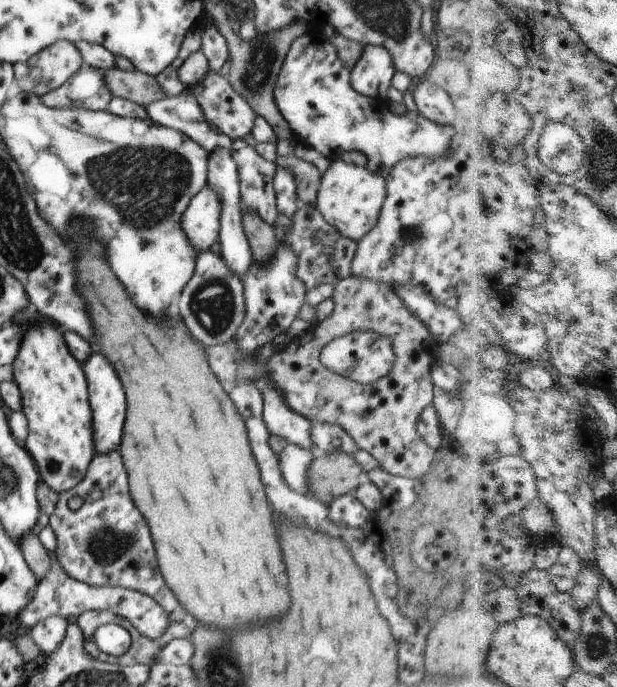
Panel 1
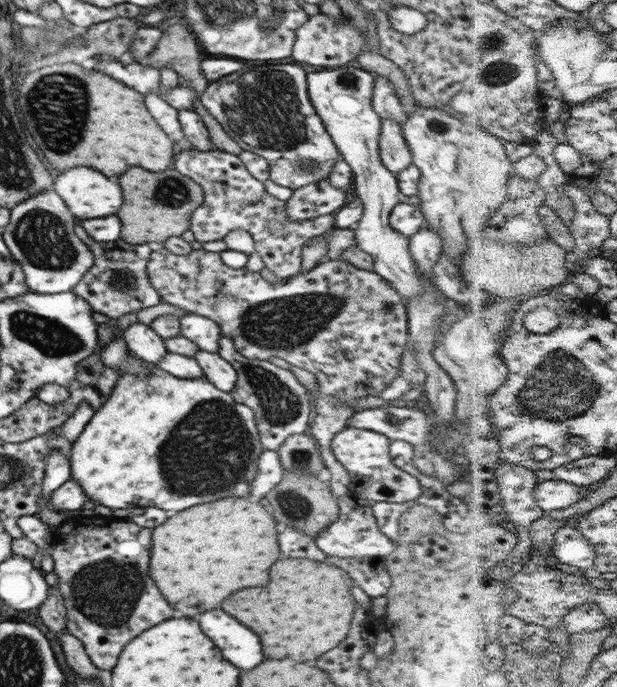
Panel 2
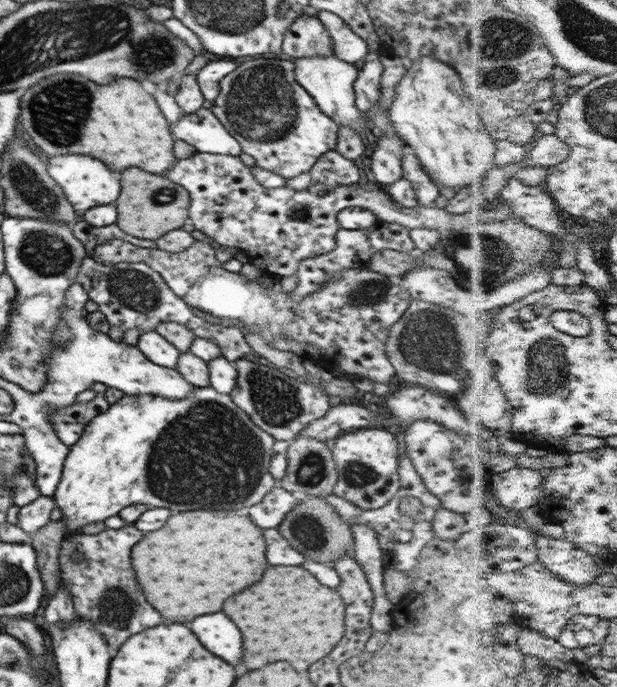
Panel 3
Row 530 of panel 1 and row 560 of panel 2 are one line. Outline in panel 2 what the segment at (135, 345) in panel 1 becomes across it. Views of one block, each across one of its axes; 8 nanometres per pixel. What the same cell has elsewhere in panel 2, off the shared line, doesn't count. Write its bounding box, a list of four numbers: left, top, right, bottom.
[150,498,278,616]

